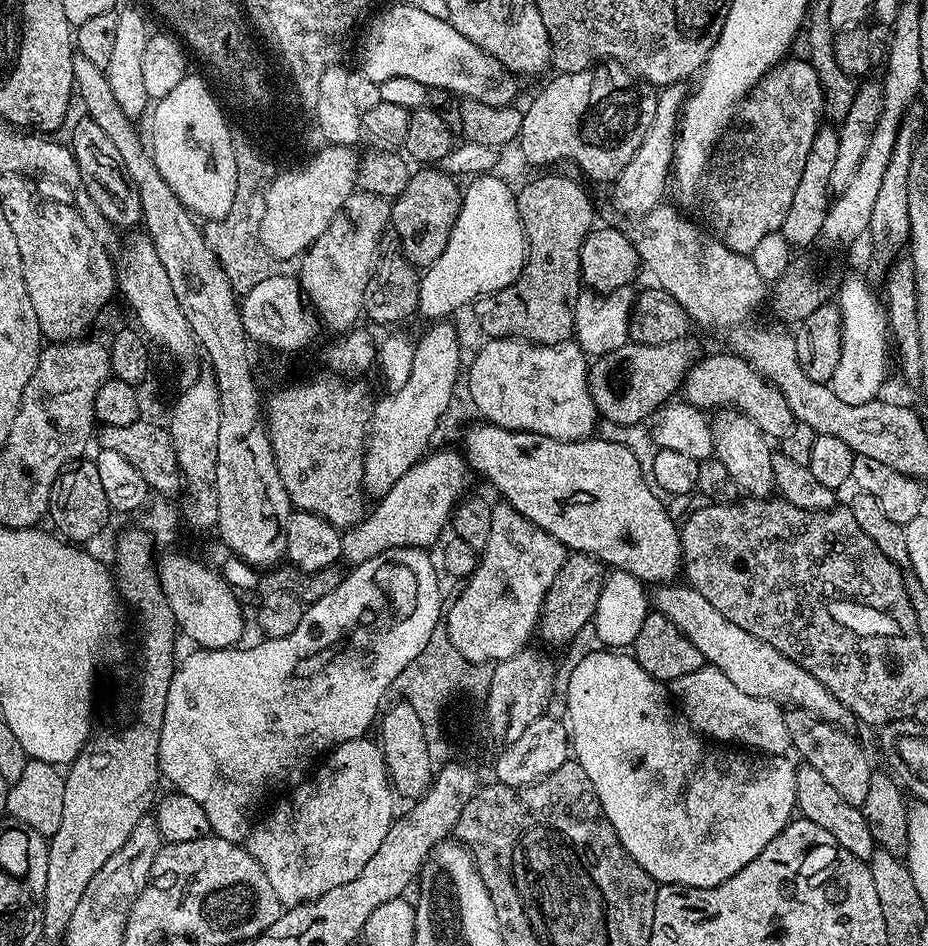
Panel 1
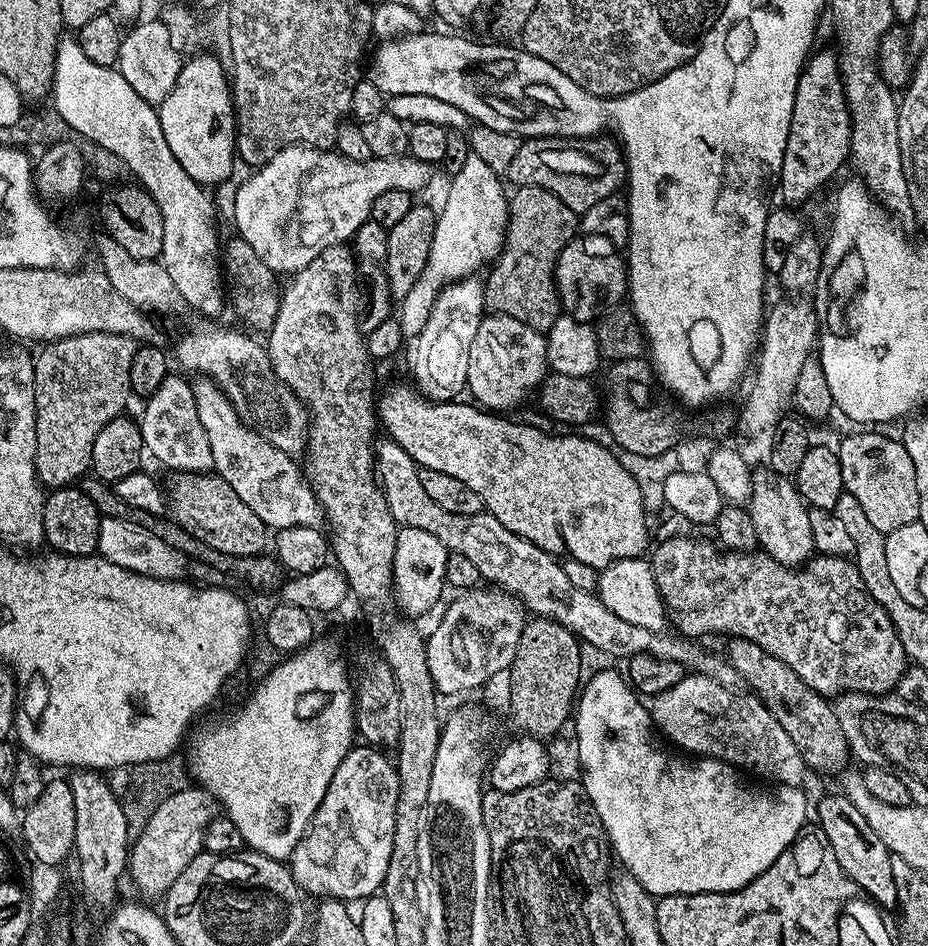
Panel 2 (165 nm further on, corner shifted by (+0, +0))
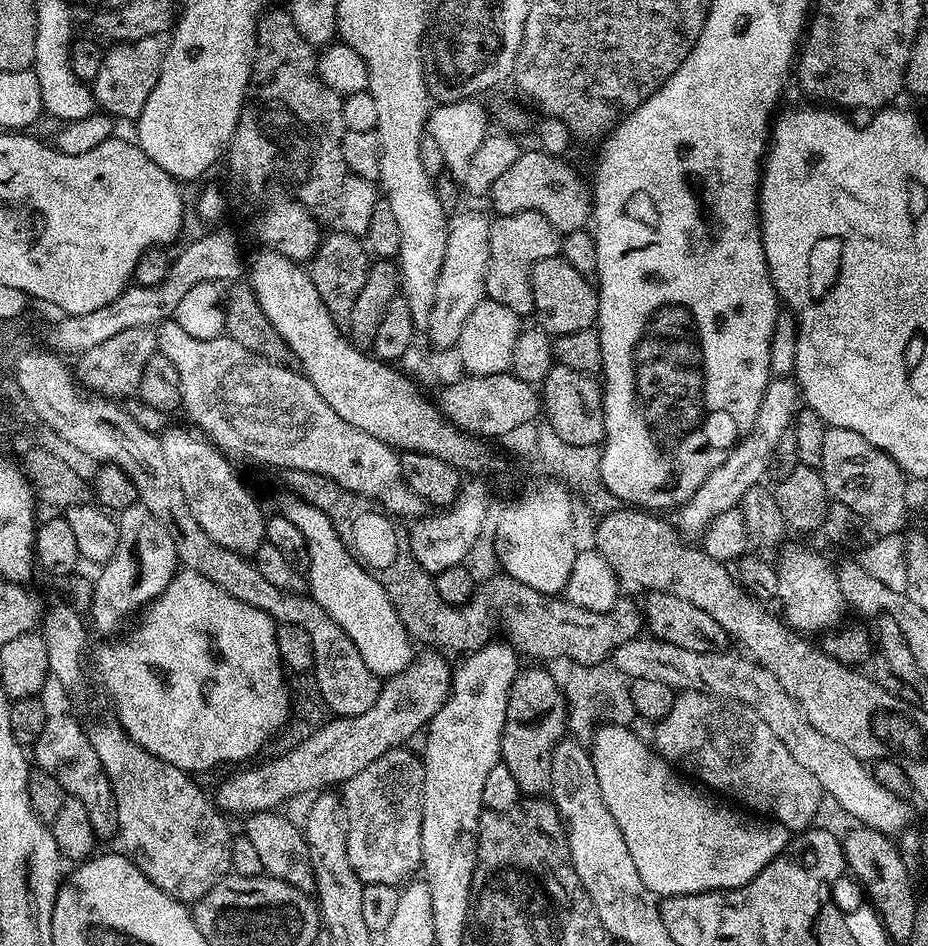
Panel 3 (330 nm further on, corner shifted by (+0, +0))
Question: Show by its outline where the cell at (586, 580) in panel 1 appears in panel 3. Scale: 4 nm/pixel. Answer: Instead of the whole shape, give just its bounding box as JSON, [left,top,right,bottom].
[500,666,569,796]

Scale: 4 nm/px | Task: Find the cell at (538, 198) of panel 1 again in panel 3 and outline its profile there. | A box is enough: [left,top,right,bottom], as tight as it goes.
[484,212,561,318]

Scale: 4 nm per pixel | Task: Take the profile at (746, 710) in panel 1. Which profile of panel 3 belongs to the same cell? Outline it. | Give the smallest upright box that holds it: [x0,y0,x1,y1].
[655,691,822,830]

